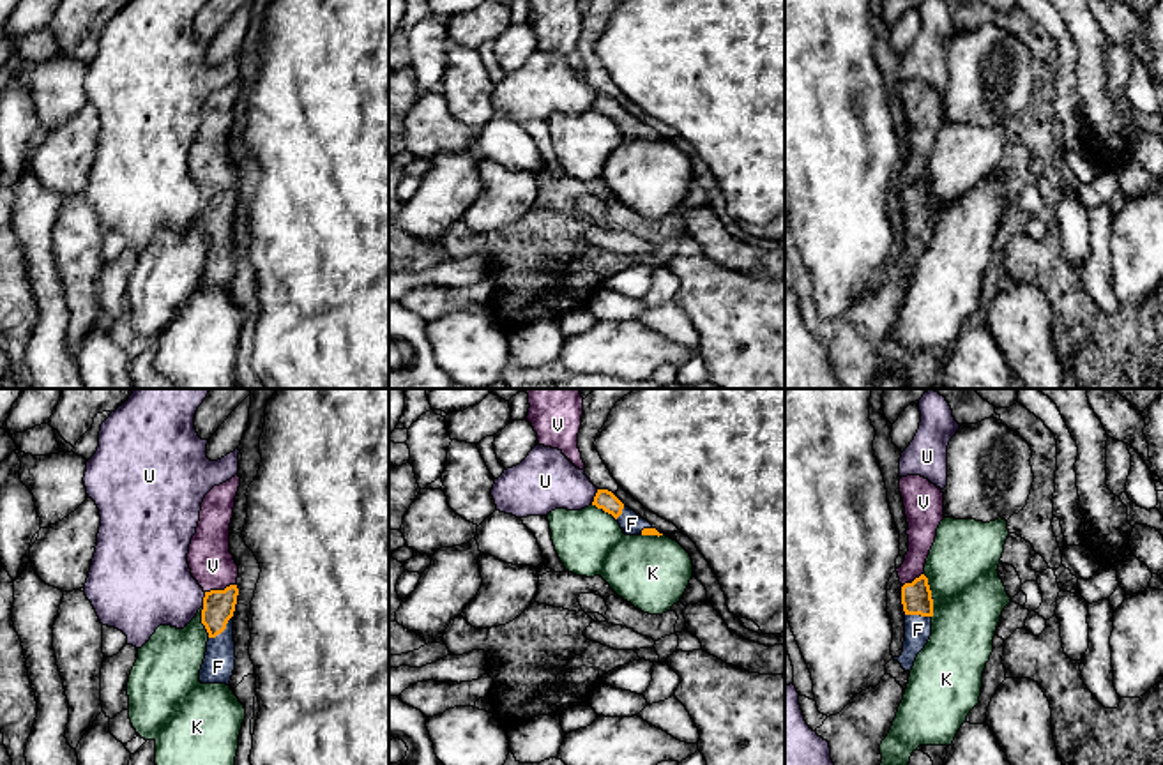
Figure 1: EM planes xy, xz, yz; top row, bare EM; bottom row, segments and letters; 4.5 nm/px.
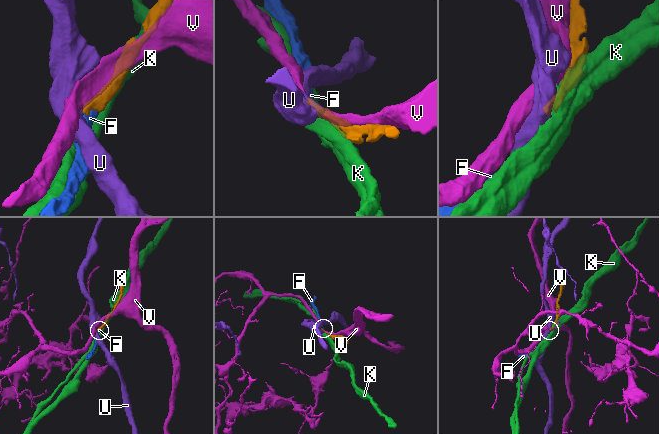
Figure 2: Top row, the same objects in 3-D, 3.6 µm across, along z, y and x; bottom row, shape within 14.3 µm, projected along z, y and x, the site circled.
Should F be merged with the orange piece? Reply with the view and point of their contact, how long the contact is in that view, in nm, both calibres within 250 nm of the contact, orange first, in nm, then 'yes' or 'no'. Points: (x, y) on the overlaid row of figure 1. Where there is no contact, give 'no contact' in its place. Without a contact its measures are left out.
contact xy (221, 631); length 140 nm; calibres 140 and 150 nm; yes

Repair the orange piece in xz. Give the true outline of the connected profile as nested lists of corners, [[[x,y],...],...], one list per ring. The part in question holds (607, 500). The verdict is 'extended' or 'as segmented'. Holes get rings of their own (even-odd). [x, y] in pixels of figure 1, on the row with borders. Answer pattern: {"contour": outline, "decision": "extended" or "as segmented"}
{"contour": [[[597,489],[592,505],[612,514],[626,535],[663,535],[647,519],[626,507],[612,491]]], "decision": "extended"}

